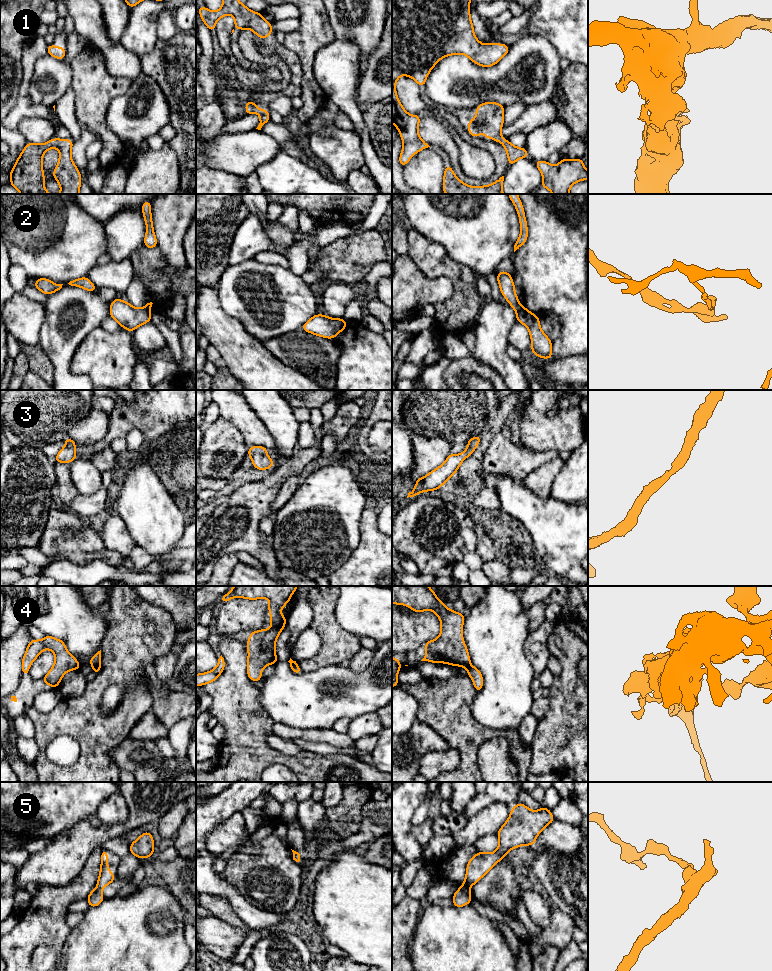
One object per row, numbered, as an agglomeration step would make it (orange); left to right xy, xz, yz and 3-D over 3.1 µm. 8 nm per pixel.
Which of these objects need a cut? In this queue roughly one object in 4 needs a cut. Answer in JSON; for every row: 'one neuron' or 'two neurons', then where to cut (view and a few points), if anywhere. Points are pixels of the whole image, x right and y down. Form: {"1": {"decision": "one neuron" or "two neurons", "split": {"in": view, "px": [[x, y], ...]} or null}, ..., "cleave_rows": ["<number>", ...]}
{"1": {"decision": "one neuron", "split": null}, "2": {"decision": "two neurons", "split": {"in": "yz", "px": [[522, 307], [517, 311]]}}, "3": {"decision": "one neuron", "split": null}, "4": {"decision": "two neurons", "split": {"in": "yz", "px": [[470, 665], [467, 669]]}}, "5": {"decision": "two neurons", "split": {"in": "yz", "px": [[461, 886], [468, 889]]}}, "cleave_rows": ["2", "4", "5"]}

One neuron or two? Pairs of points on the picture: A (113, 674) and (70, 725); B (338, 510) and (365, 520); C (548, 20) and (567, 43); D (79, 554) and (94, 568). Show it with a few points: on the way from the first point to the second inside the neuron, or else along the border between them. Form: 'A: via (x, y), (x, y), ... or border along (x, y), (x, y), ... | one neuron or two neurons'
A: via (100, 686), (93, 693), (83, 712) | one neuron
B: border along (365, 508), (359, 523), (359, 541) | two neurons
C: via (554, 26), (565, 37) | one neuron
D: border along (73, 561), (79, 564), (105, 561), (111, 566) | two neurons

